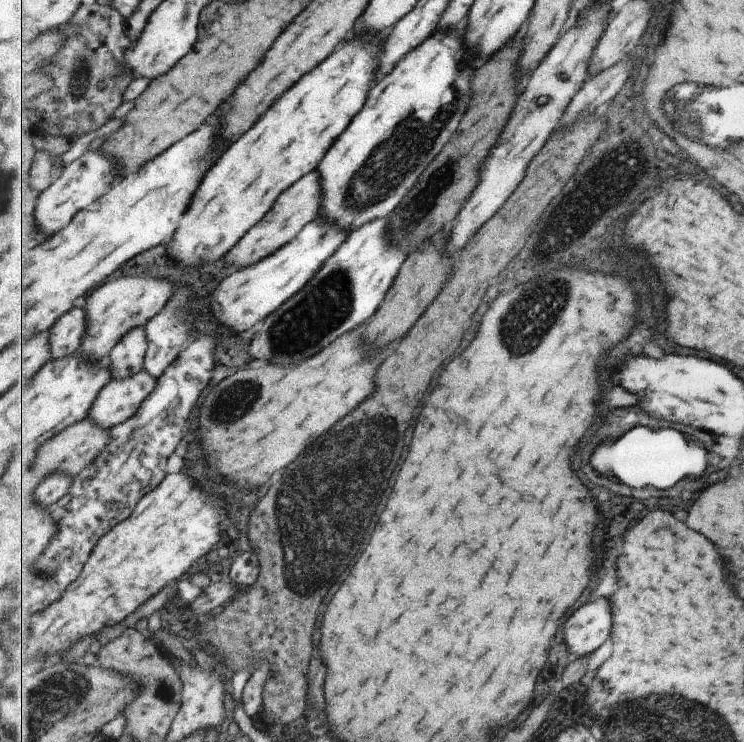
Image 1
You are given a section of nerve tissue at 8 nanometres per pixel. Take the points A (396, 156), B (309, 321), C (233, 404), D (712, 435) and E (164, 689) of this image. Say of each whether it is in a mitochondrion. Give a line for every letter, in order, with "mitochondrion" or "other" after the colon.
A: mitochondrion
B: mitochondrion
C: mitochondrion
D: other
E: mitochondrion

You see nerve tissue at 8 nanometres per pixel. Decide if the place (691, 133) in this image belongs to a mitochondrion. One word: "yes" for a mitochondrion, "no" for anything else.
yes

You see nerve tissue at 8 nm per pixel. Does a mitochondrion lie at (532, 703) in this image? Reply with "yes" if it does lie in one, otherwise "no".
no

